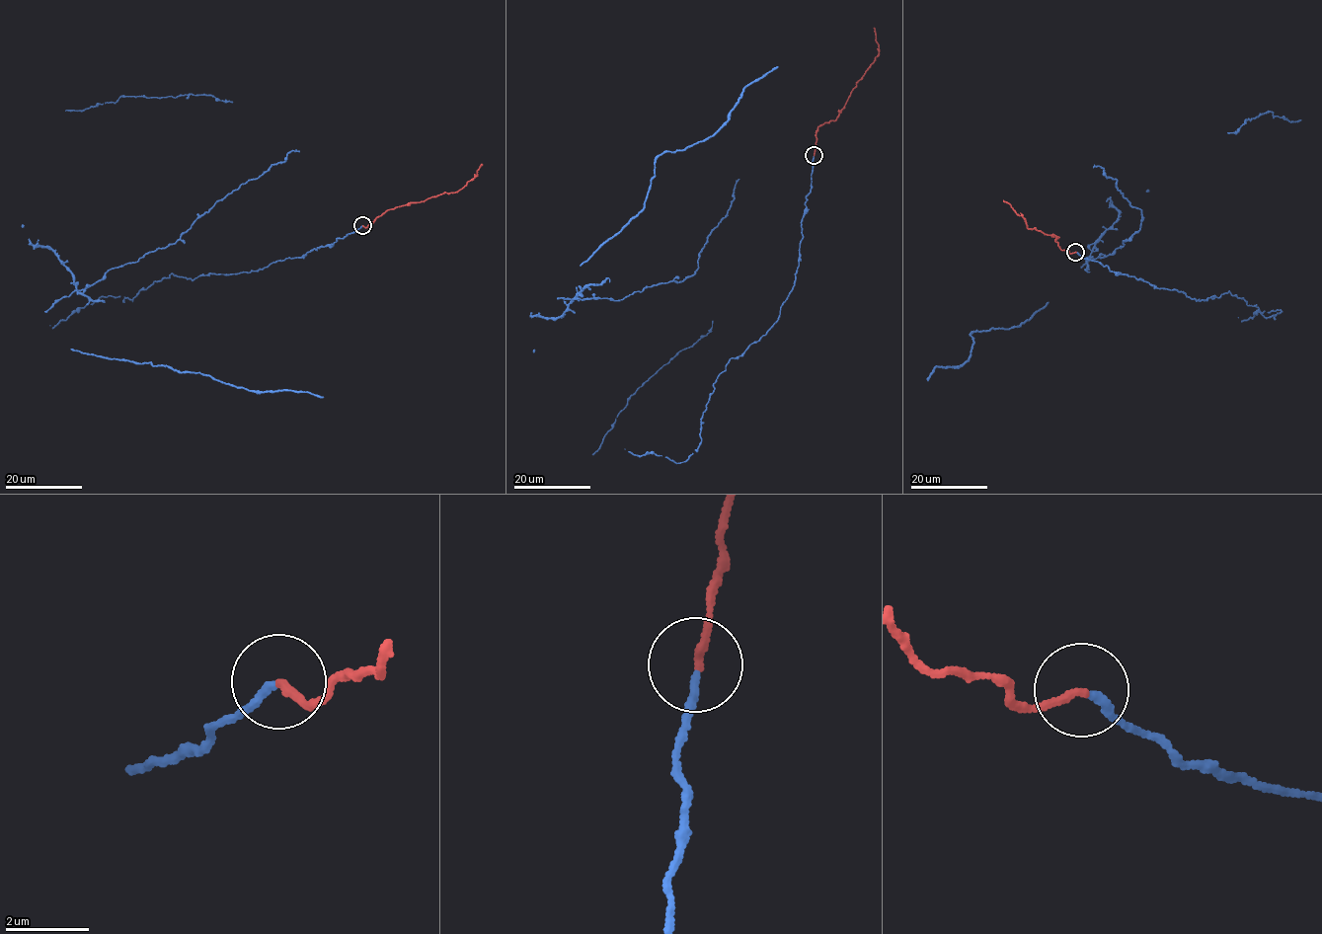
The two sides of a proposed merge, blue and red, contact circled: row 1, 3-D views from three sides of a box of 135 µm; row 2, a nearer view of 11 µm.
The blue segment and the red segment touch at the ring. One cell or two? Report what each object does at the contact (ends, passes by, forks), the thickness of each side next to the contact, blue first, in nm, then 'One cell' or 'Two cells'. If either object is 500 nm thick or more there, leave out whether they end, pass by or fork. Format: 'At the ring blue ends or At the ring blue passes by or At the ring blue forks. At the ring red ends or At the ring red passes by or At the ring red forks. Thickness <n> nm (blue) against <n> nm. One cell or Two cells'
At the ring blue ends. At the ring red ends. Thickness 180 nm (blue) against 180 nm. One cell

